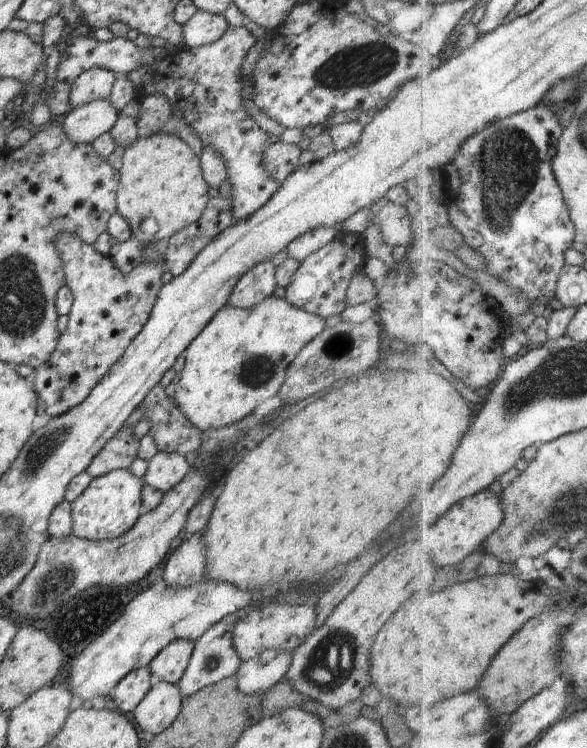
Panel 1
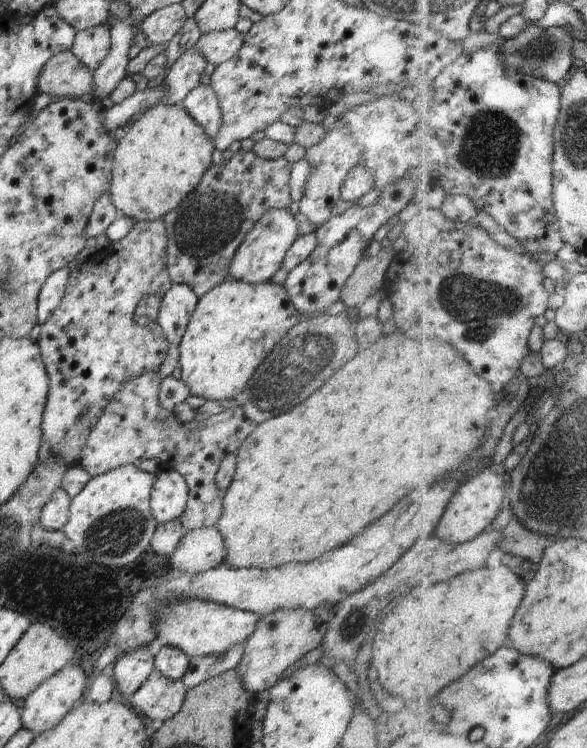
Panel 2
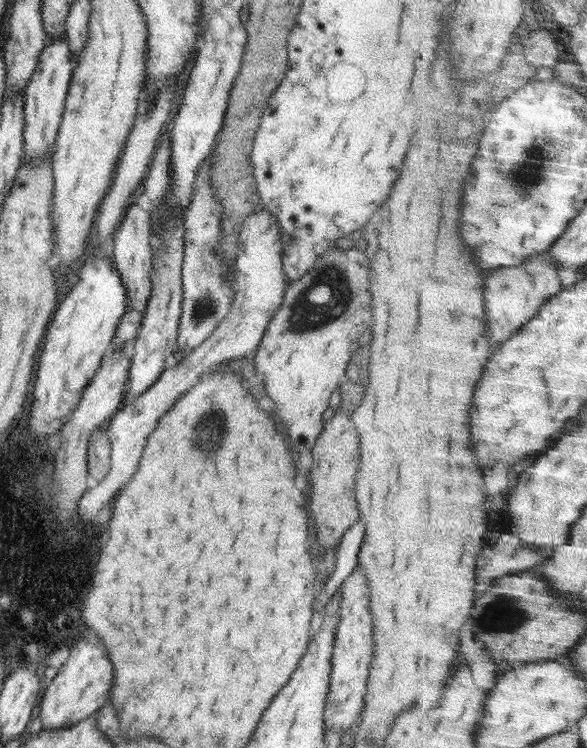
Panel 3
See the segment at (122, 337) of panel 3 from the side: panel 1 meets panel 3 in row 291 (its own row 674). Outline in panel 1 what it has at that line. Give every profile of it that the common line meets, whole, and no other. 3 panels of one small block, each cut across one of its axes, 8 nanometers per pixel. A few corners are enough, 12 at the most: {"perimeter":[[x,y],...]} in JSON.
{"perimeter":[[148,667],[132,670],[108,695],[130,717],[150,690]]}

